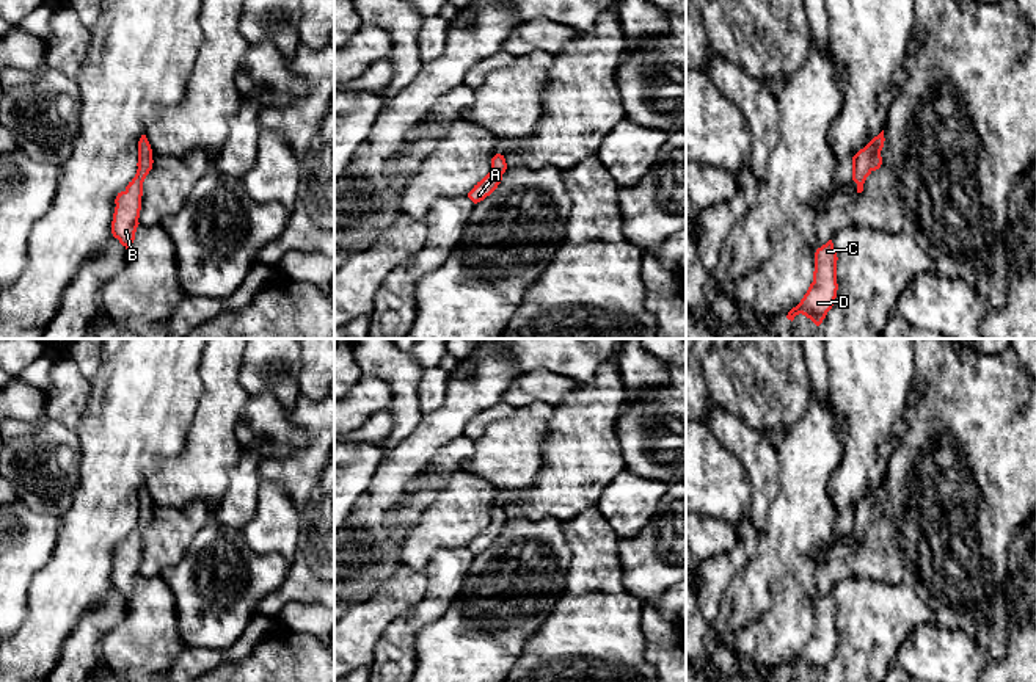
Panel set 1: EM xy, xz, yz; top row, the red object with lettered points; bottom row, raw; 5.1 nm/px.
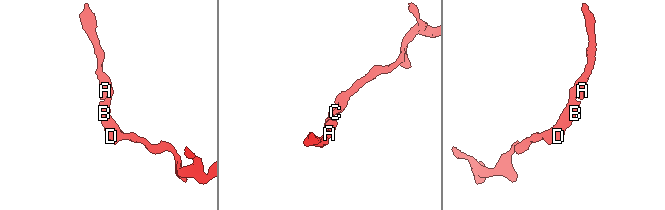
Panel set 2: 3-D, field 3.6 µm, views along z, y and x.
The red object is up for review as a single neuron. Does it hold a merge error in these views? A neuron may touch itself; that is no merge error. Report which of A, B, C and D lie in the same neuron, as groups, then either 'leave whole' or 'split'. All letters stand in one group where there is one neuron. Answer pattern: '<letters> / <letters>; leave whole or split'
A B C D; leave whole

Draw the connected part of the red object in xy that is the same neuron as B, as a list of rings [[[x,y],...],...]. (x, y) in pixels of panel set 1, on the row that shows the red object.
[[[141,135],[138,141],[138,169],[135,177],[129,182],[124,191],[118,193],[115,199],[115,213],[111,221],[111,234],[127,249],[133,240],[138,227],[141,210],[143,182],[152,169],[152,149],[146,138]]]

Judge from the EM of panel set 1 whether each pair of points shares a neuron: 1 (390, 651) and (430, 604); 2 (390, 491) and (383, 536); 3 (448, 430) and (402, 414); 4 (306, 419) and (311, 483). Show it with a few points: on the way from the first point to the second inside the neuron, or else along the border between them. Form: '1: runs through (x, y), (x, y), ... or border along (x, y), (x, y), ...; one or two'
1: runs through (399, 640), (402, 632), (419, 615); one
2: runs through (380, 502), (380, 526); one
3: border along (423, 414), (419, 422), (394, 447); two
4: runs through (313, 435), (313, 467); one

